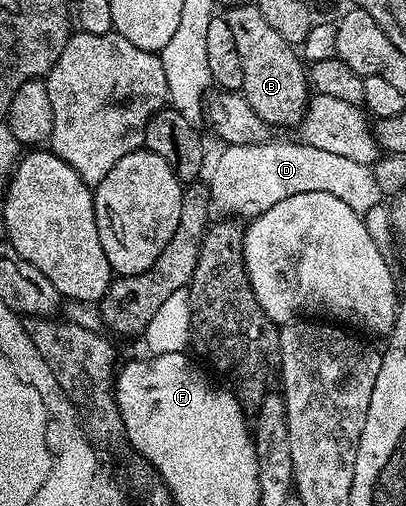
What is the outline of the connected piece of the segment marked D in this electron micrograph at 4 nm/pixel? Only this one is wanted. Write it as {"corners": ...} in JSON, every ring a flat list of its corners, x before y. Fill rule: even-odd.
{"corners":[[265,141,254,145,228,145,216,159,212,167,212,180,207,180,206,186,212,206,217,212,221,211,224,217,240,217,245,215,245,220,251,221,262,214,266,209,278,205,278,201,286,201,286,197,294,197,298,193,330,193,338,197,338,201,346,201,350,209,361,215,374,209,374,205,382,202,378,189,378,181,374,181,374,173,367,163,350,161,350,157,338,157,338,153,326,153,322,149,306,147,299,141,293,143,272,143]]}

